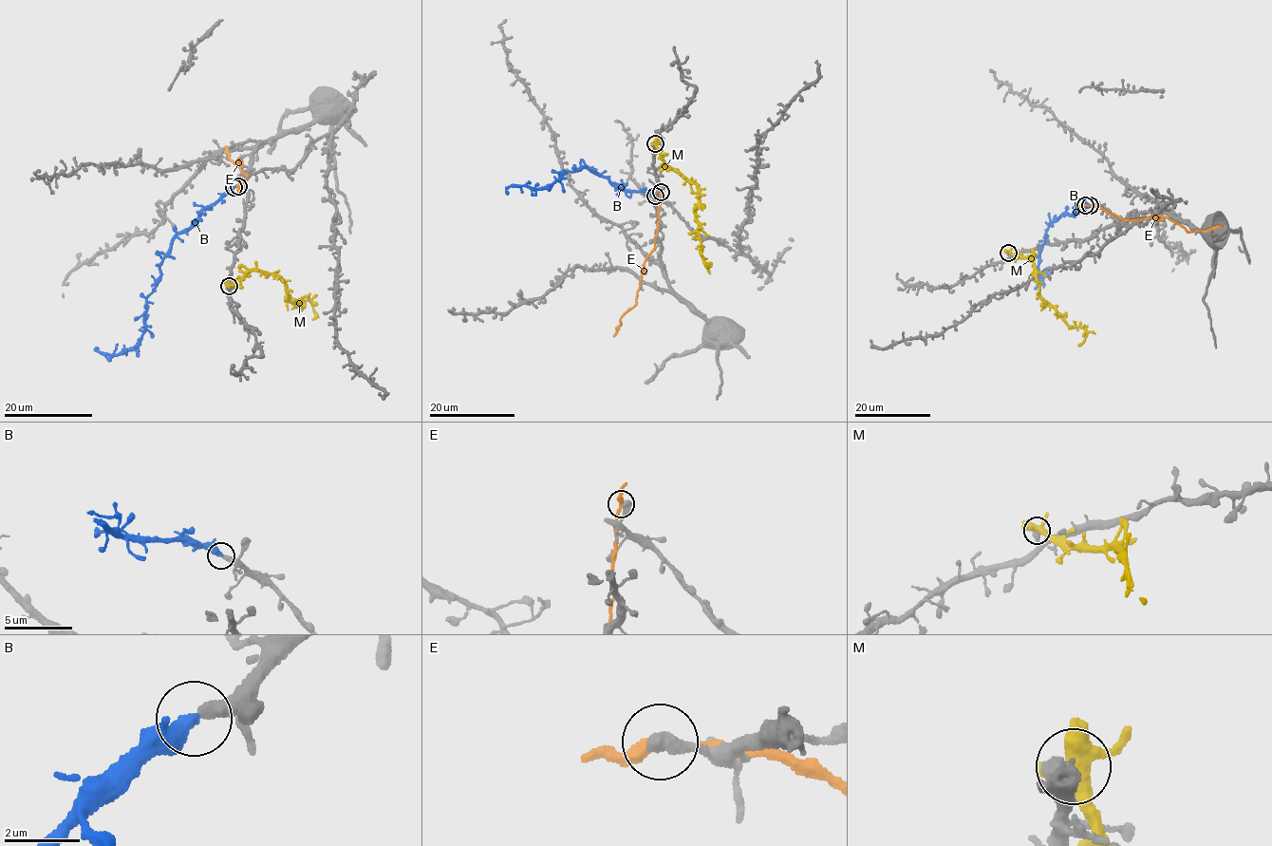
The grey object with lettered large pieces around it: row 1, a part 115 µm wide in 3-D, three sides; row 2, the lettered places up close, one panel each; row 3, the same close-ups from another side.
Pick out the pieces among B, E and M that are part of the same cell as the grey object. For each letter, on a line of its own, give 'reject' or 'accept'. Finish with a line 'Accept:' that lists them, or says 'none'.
B: accept
E: reject
M: reject
Accept: B

